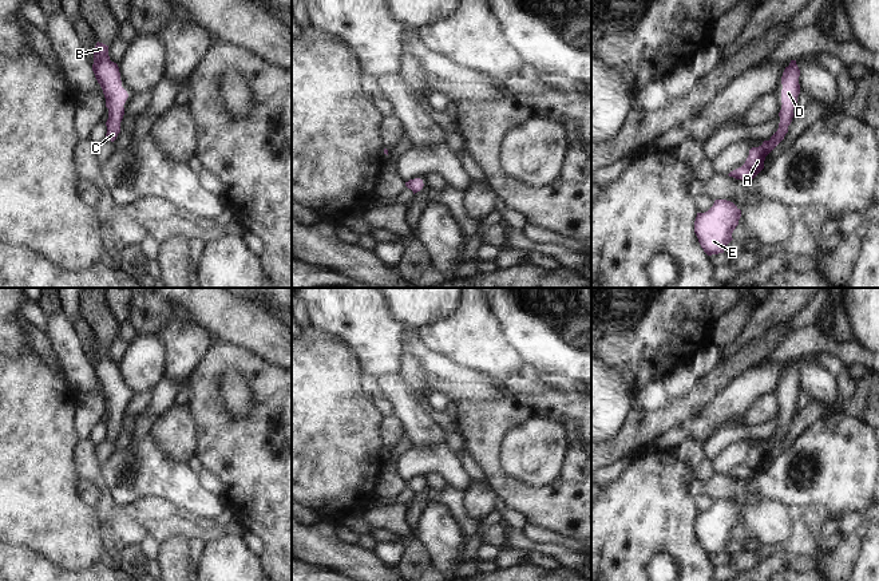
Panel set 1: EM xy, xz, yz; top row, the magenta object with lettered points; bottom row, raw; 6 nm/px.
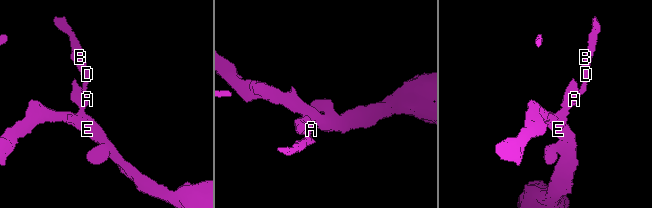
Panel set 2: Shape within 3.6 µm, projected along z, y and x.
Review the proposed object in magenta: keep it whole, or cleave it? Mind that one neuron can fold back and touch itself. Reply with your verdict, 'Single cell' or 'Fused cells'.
Single cell

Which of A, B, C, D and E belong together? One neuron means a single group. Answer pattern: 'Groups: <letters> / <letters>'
Groups: A B C D E

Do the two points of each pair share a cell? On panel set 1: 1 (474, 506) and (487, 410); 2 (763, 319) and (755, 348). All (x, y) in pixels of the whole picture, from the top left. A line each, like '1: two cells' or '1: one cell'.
1: two cells
2: two cells

